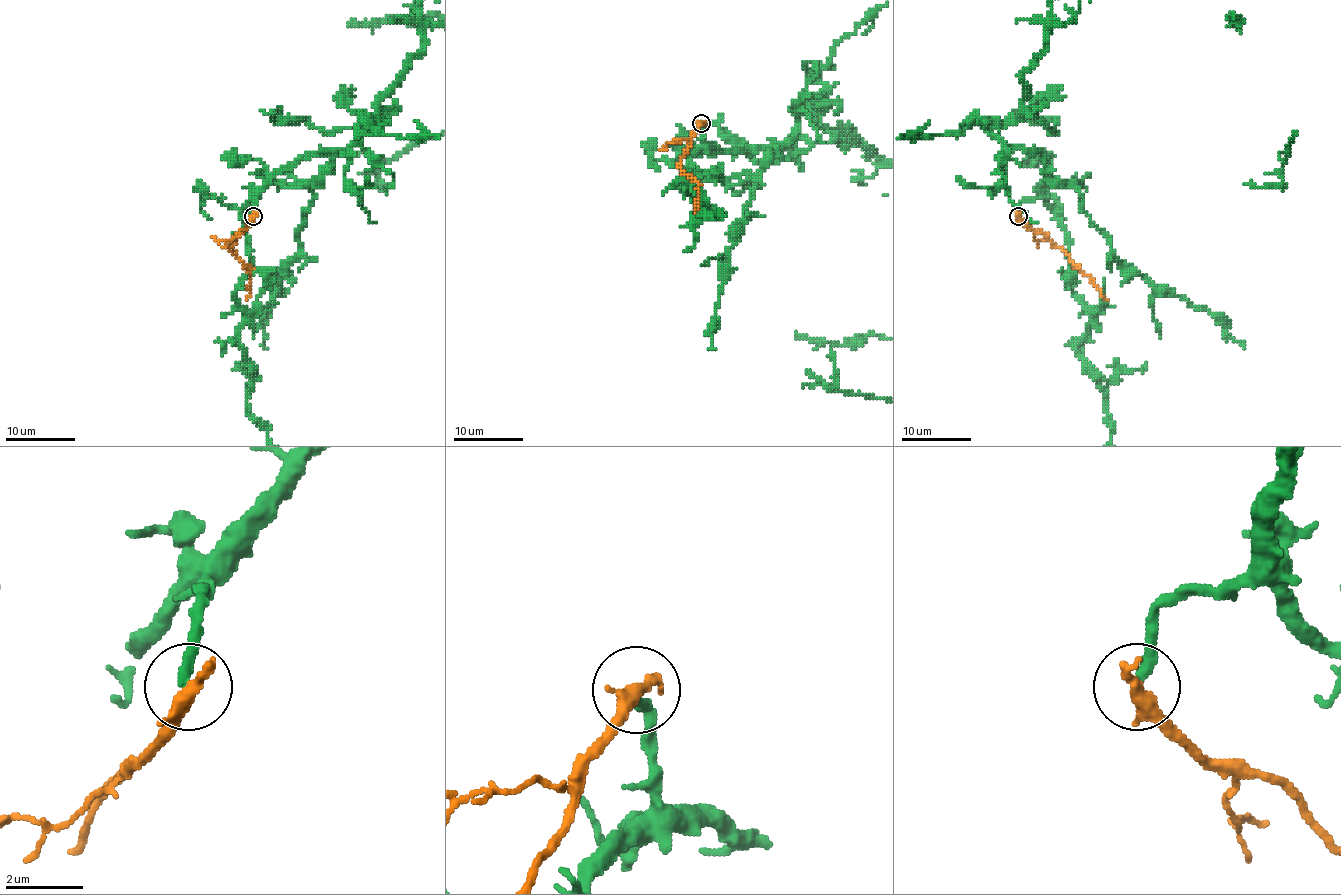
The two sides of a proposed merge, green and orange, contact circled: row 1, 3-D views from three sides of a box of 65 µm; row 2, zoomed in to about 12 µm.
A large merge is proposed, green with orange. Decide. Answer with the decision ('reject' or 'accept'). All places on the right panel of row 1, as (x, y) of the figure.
reject

